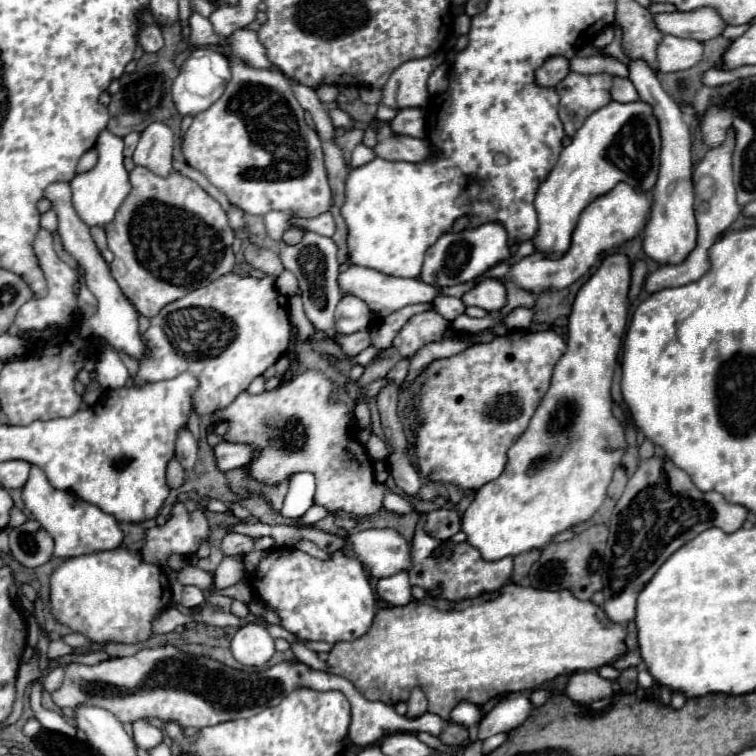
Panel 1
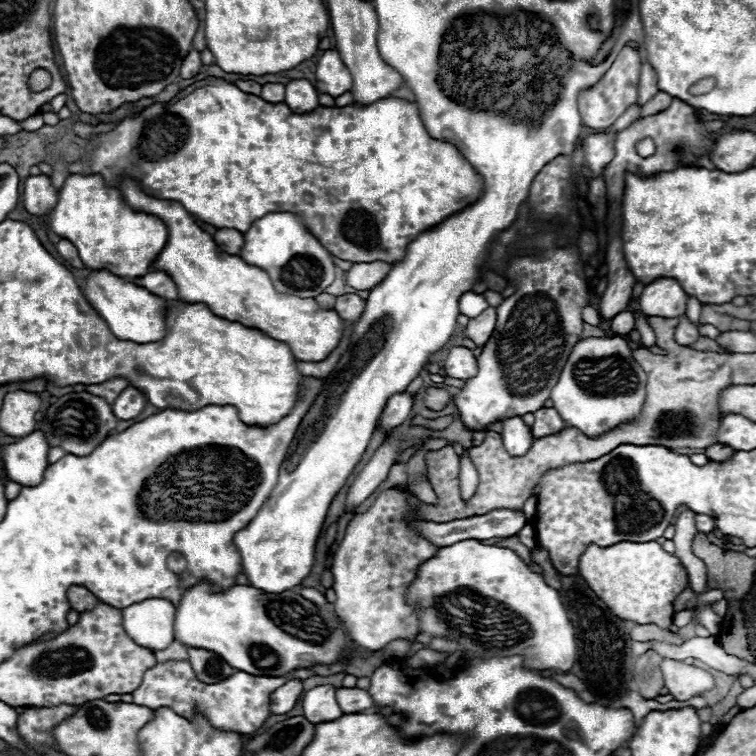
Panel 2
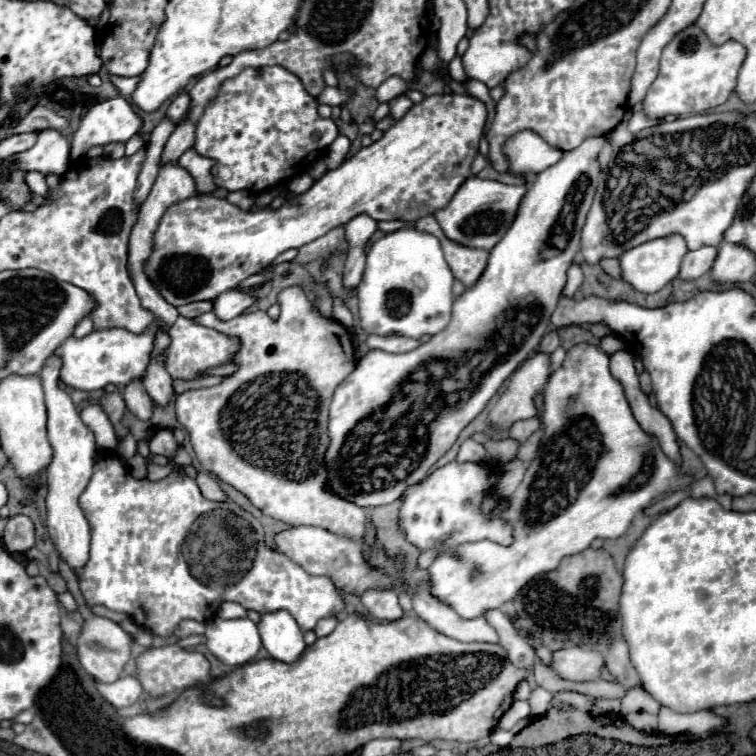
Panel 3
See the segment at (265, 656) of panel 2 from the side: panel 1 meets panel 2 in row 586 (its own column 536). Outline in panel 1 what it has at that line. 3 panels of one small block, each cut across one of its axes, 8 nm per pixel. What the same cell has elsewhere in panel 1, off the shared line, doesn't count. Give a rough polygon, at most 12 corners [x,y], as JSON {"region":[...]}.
{"region":[[638,100],[596,110],[538,186],[534,252],[562,256],[618,182],[650,190],[660,130]]}

